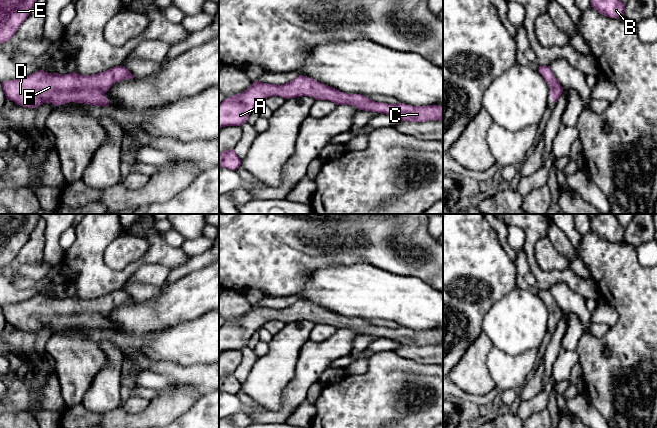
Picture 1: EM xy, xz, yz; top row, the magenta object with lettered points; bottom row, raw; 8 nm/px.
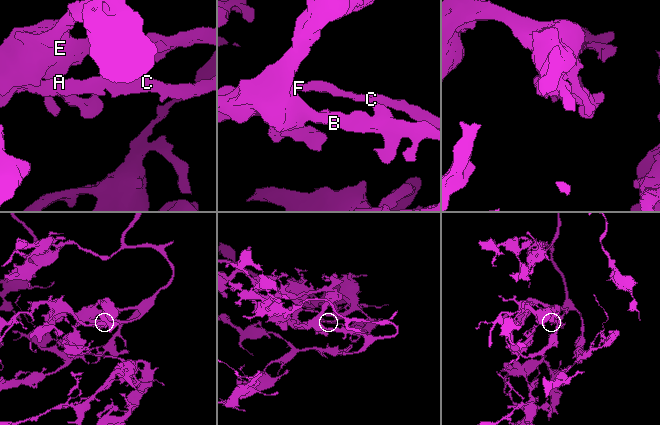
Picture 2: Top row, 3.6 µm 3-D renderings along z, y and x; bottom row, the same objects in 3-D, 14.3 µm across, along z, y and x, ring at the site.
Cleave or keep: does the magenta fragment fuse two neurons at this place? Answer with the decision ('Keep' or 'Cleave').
Keep

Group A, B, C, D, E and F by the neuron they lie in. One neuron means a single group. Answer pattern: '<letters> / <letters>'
A B C D E F

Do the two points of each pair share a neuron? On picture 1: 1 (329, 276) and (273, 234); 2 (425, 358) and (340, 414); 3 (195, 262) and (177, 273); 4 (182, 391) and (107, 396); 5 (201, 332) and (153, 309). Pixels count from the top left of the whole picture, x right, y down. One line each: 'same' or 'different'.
1: different
2: different
3: same
4: different
5: different

